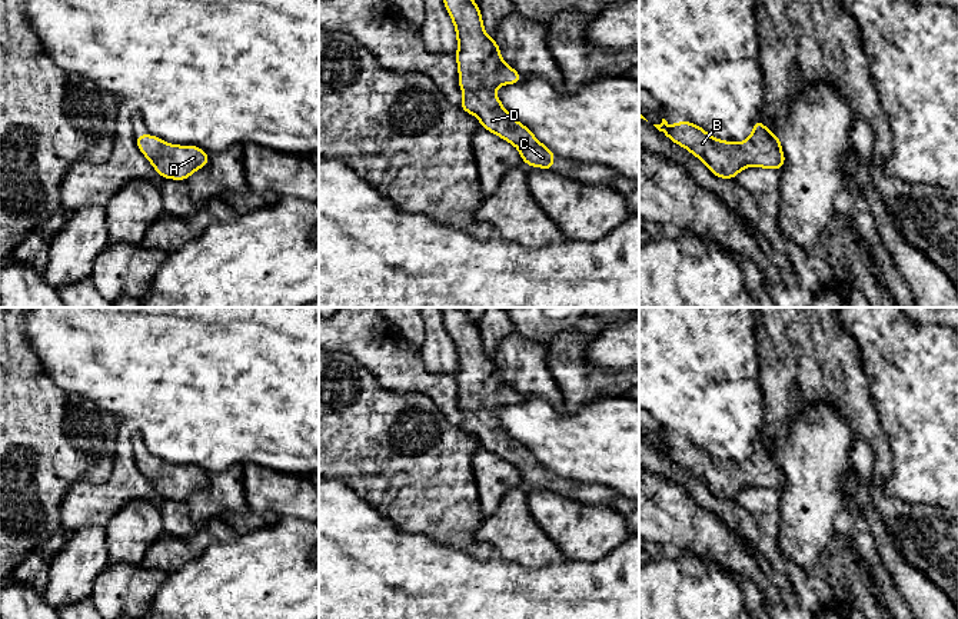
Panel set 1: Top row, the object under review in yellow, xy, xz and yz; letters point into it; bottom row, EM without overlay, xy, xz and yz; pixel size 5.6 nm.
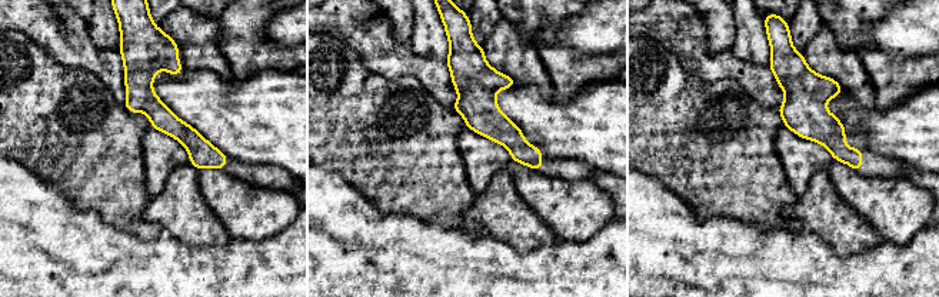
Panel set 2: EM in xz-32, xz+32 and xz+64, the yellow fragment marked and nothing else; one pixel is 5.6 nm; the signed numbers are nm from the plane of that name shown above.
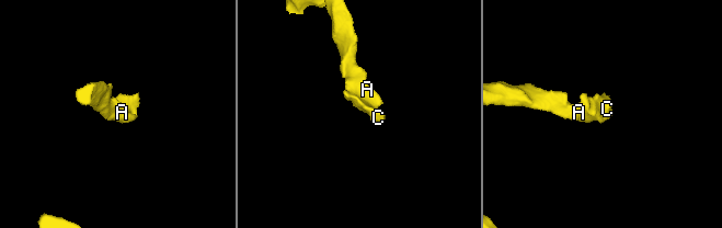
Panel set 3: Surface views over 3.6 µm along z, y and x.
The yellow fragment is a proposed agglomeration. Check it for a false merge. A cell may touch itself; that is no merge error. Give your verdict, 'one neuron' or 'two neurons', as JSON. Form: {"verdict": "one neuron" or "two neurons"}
{"verdict": "one neuron"}

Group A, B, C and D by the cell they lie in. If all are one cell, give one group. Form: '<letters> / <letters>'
A B C D

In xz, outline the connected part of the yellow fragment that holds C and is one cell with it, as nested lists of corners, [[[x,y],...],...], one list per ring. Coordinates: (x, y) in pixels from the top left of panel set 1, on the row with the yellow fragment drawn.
[[[443,0],[458,36],[459,87],[465,93],[460,110],[475,114],[480,127],[519,149],[525,164],[553,170],[555,153],[513,119],[495,94],[502,84],[516,84],[523,76],[500,59],[495,39],[485,33],[479,6],[473,0]]]

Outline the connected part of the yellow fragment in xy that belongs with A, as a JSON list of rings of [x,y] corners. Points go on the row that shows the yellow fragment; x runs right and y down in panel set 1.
[[[150,134],[134,137],[137,147],[164,179],[187,180],[197,169],[209,164],[209,154],[197,146],[166,144]]]

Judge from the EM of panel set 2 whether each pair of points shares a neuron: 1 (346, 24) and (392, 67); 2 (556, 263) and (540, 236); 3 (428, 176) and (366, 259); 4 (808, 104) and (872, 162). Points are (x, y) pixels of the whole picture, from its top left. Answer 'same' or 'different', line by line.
1: same
2: different
3: different
4: same

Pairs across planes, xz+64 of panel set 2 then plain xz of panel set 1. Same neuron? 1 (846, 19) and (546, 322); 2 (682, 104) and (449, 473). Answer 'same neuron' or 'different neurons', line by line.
1: same neuron
2: same neuron

